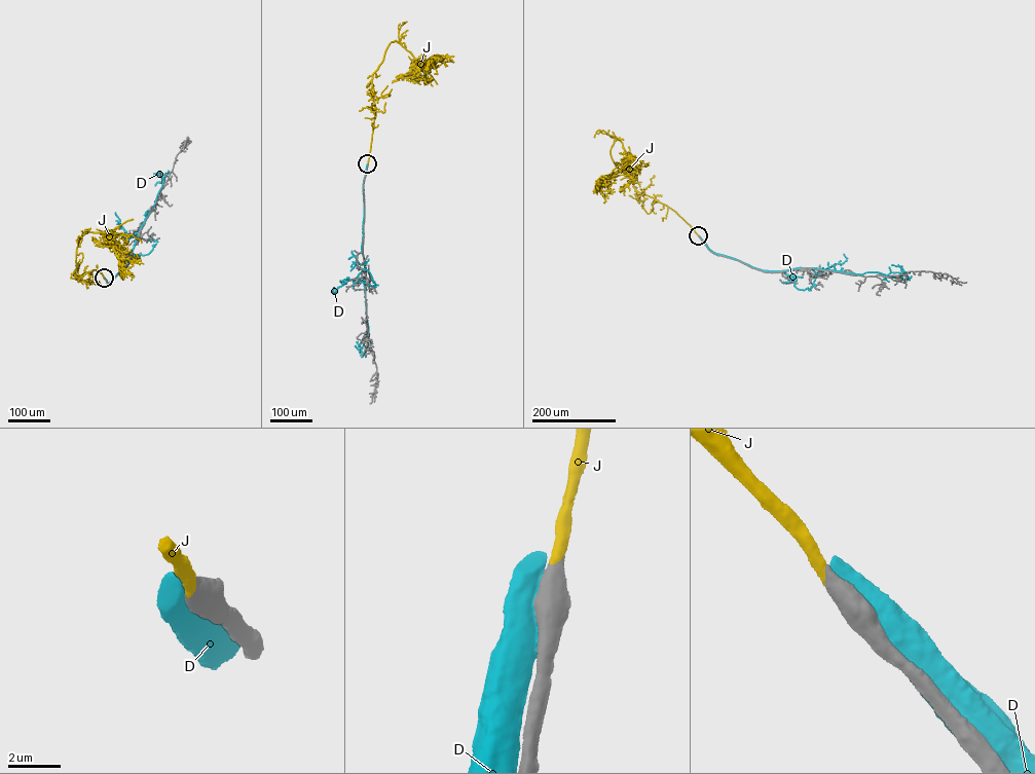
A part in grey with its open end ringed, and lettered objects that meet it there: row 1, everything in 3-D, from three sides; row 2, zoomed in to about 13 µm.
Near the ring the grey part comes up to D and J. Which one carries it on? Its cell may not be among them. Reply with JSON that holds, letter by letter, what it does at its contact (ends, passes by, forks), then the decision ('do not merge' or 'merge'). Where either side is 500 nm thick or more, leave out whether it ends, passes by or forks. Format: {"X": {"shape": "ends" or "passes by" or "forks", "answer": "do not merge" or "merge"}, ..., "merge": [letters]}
{"D": {"answer": "do not merge"}, "J": {"answer": "merge"}, "merge": ["J"]}

